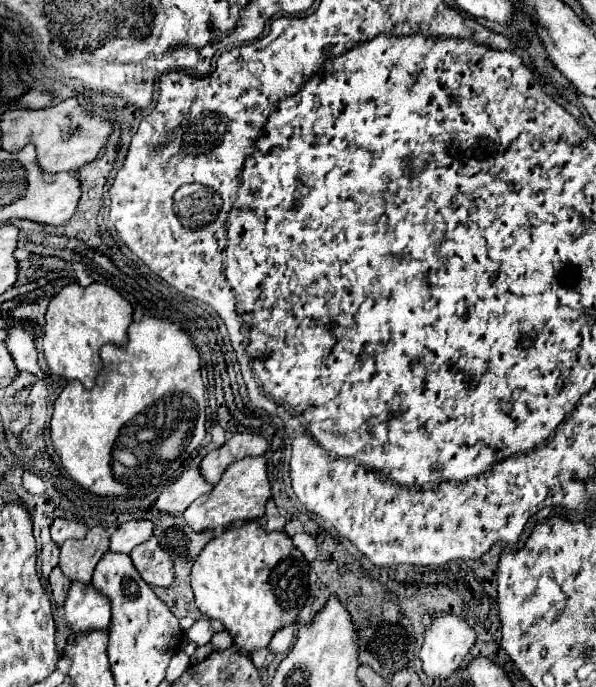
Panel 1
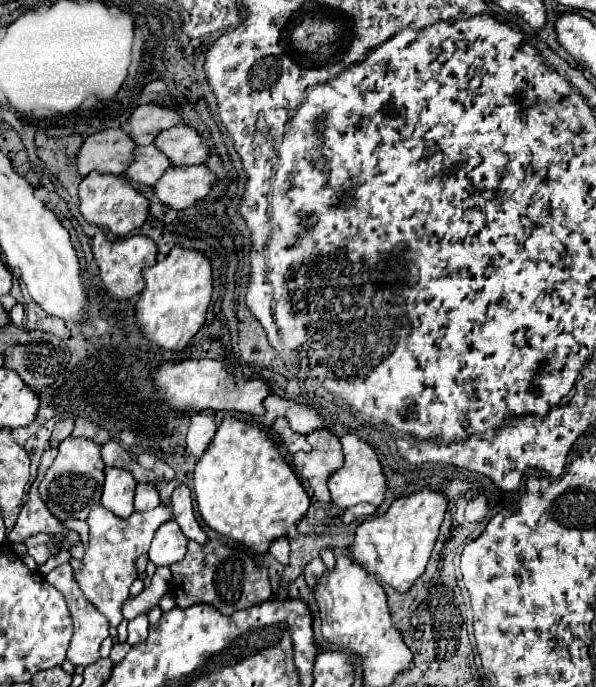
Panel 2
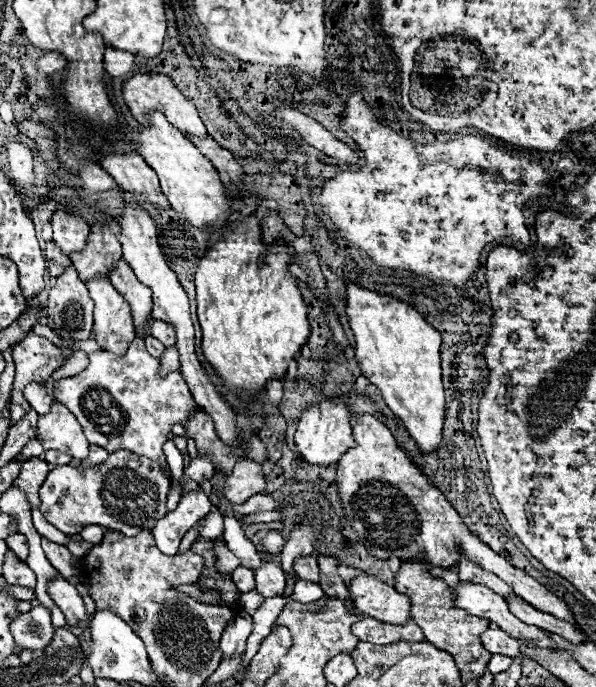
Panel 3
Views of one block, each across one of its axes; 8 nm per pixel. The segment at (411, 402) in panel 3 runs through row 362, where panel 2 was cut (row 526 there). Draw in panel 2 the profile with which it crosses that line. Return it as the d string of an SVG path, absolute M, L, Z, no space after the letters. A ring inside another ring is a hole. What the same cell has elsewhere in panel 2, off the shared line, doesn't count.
M428 486L408 496L396 498L384 516L364 520L358 530L350 556L356 558L380 582L394 586L398 592L408 592L416 578L420 578L430 560L438 530L448 506L448 498Z

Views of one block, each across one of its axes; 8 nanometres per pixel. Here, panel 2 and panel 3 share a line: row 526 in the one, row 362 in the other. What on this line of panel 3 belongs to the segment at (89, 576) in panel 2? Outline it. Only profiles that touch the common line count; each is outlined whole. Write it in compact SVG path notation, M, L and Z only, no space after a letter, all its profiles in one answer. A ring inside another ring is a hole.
M142 338L132 340L126 356L100 350L88 354L88 358L90 364L84 372L54 382L52 392L56 402L72 410L90 444L104 446L108 452L124 448L148 456L166 468L162 444L168 440L170 426L176 422L182 424L194 412L192 394L180 372L160 378L160 364L146 352Z

